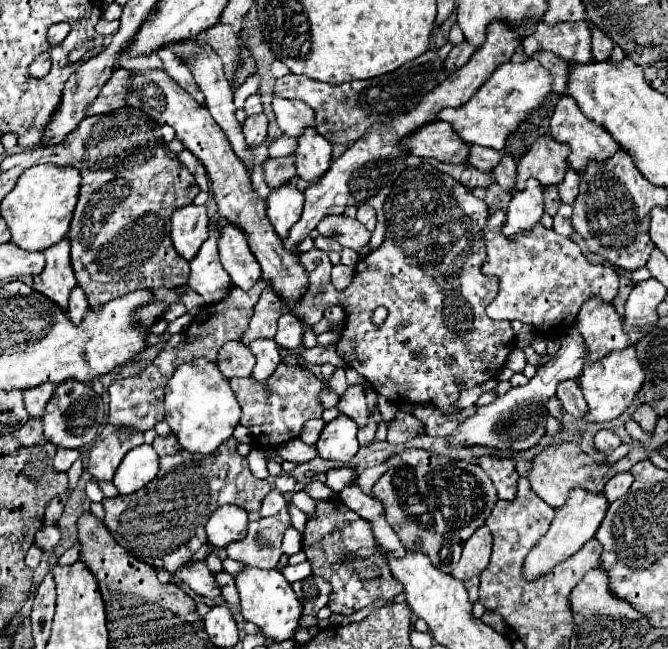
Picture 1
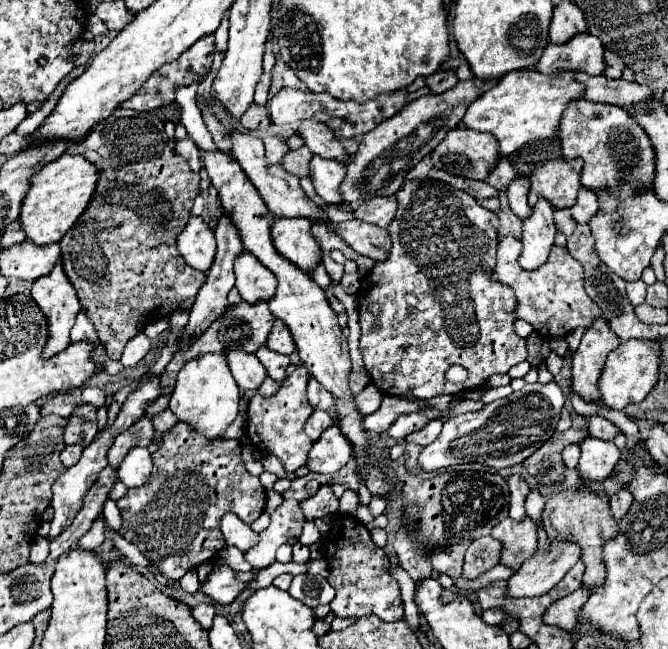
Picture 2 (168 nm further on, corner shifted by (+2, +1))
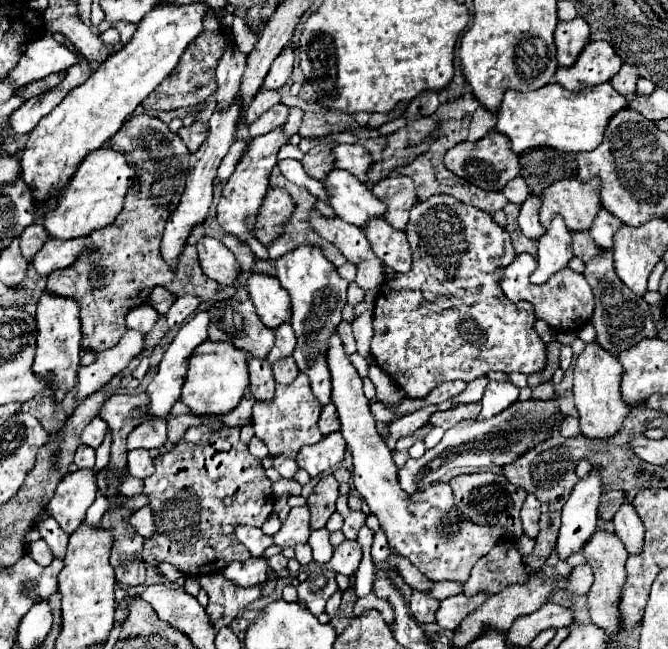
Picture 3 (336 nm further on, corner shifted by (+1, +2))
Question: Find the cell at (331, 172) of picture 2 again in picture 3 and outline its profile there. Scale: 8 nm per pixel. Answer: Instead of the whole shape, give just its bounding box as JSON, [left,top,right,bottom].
[324,169,386,227]

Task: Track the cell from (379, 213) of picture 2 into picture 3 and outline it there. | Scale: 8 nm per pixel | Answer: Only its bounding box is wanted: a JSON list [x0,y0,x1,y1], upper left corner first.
[372,173,418,229]

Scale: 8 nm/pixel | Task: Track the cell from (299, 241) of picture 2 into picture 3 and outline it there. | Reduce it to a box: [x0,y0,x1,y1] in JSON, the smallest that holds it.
[276,243,348,405]

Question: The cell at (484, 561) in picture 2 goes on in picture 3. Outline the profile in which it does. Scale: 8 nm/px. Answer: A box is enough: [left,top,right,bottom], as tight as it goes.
[464,541,526,593]

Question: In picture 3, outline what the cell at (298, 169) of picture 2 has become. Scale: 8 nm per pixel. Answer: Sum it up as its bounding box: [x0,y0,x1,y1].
[302,141,334,181]

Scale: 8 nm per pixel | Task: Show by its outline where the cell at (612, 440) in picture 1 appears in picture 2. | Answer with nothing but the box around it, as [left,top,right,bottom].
[577,438,621,484]

